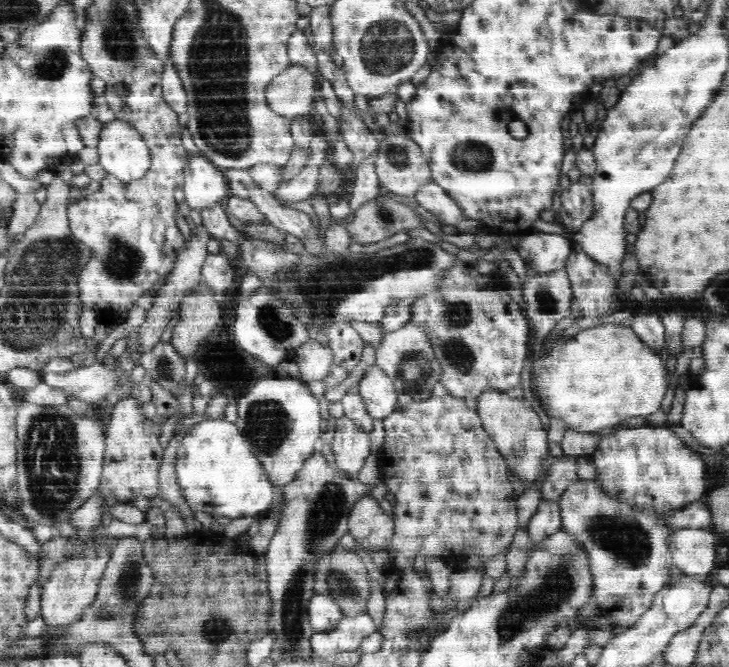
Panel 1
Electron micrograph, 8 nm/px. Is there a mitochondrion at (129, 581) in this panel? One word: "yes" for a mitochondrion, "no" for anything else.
yes

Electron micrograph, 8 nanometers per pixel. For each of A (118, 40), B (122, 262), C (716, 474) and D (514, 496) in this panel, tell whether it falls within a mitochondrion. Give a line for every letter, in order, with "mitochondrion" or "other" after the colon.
A: mitochondrion
B: mitochondrion
C: other
D: other

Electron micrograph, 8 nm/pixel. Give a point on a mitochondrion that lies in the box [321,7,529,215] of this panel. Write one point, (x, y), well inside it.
(387, 46)

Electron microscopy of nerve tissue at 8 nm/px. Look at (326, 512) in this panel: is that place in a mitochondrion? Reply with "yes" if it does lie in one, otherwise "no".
yes

